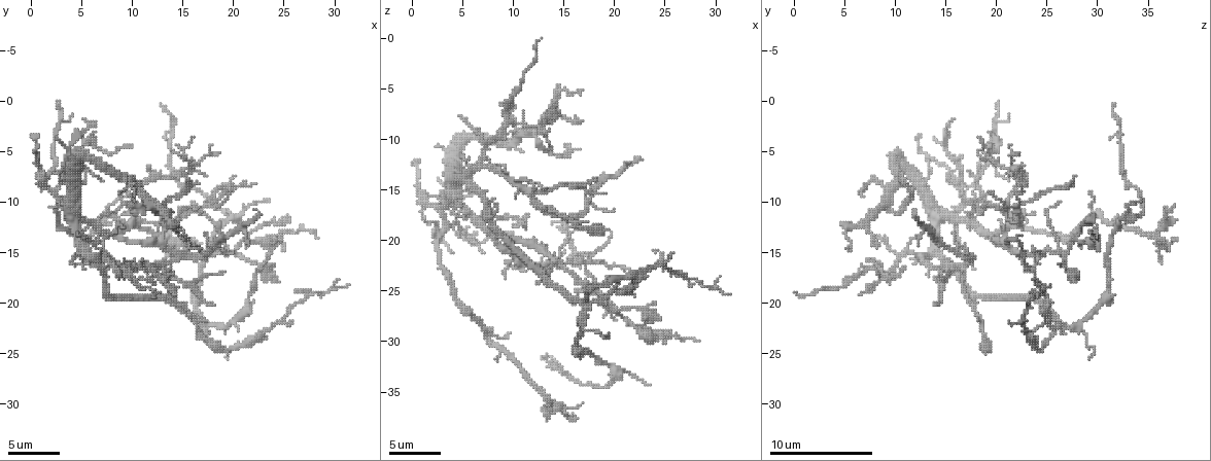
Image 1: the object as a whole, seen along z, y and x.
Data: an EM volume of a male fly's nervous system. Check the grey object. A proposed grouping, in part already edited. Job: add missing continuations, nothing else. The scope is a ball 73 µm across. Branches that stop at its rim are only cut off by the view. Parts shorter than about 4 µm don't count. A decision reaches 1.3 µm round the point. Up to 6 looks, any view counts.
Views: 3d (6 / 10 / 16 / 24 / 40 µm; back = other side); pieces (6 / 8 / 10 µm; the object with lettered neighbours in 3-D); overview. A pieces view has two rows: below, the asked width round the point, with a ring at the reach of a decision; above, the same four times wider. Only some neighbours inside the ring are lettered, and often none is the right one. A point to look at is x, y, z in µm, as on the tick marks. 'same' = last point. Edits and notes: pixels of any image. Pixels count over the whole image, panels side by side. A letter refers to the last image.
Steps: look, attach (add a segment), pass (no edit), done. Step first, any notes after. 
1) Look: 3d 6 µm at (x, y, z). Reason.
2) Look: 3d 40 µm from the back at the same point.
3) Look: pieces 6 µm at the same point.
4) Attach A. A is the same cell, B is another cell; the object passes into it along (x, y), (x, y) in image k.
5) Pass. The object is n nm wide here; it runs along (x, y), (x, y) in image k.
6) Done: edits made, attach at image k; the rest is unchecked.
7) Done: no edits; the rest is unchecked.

Look: pieces 8 µm at (13.6, 16.4, 11.0). An open end.

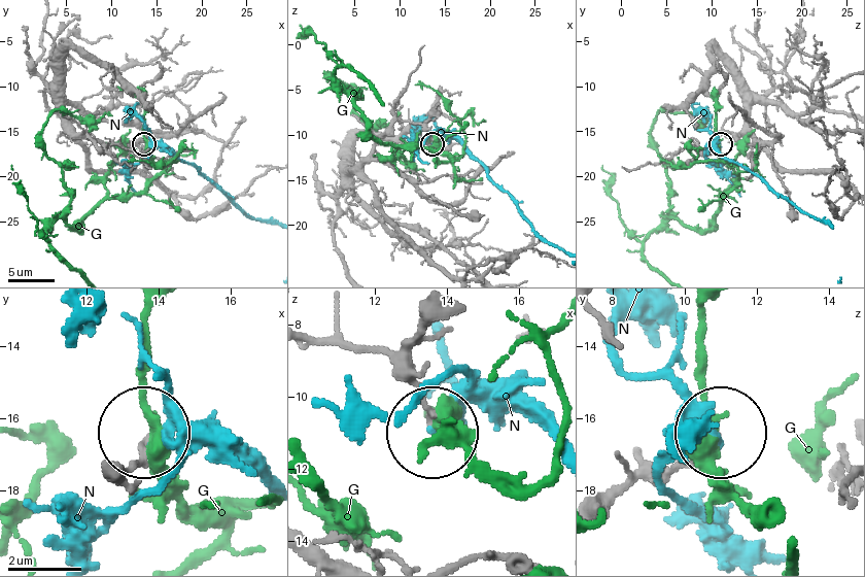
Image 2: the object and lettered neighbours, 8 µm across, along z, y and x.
Pass. G and N are other cells; no lettered segment goes on from it.

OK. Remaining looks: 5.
Look: pieces 6 µm at (5.2, 16.6, 17.6).

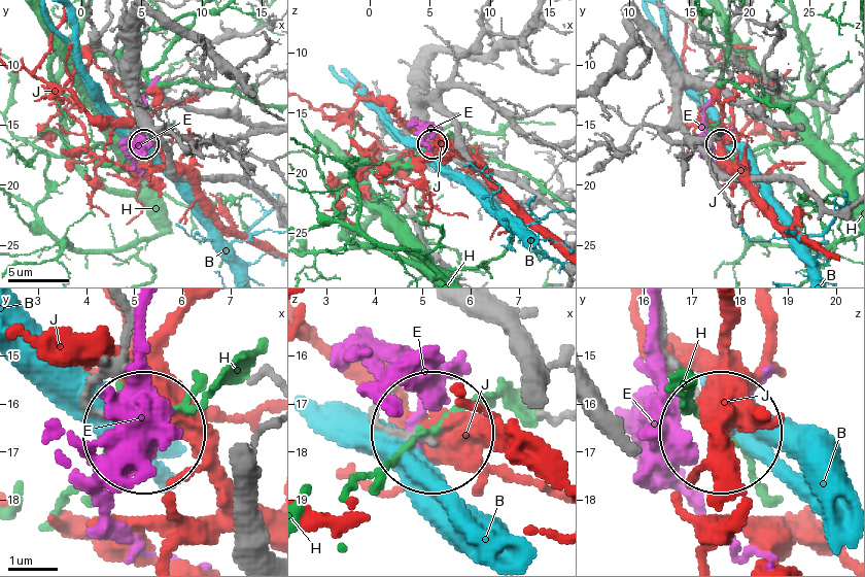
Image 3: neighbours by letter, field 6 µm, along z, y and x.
Pass. B, E, H and J are other cells; no lettered segment goes on from it.

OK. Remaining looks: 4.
Look: pieces 8 µm at (19.4, 24.8, 19.0). Free end.

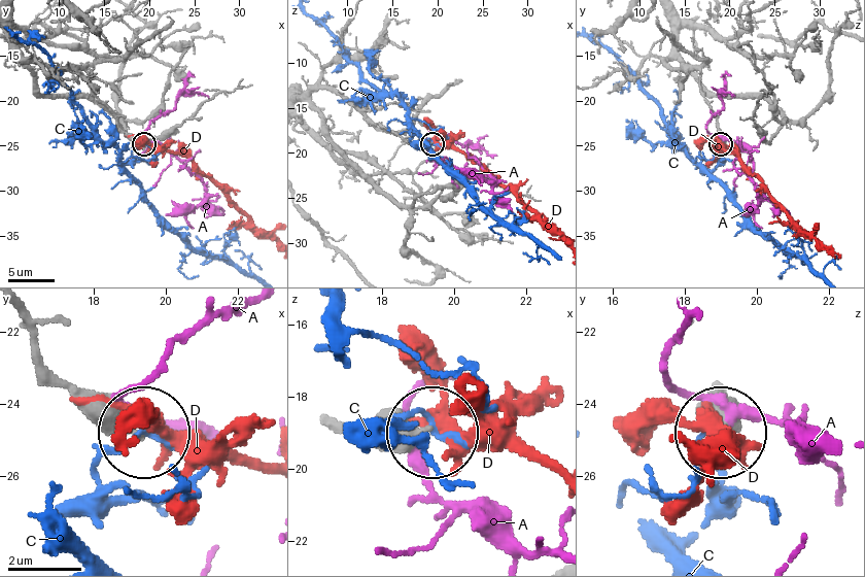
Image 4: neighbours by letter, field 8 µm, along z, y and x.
Pass. A, C and D are other cells; it runs along (16, 313), (63, 378), (142, 434) in image 4; no lettered segment goes on from it.

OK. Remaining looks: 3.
Done: no edits; the rest is unchecked.

